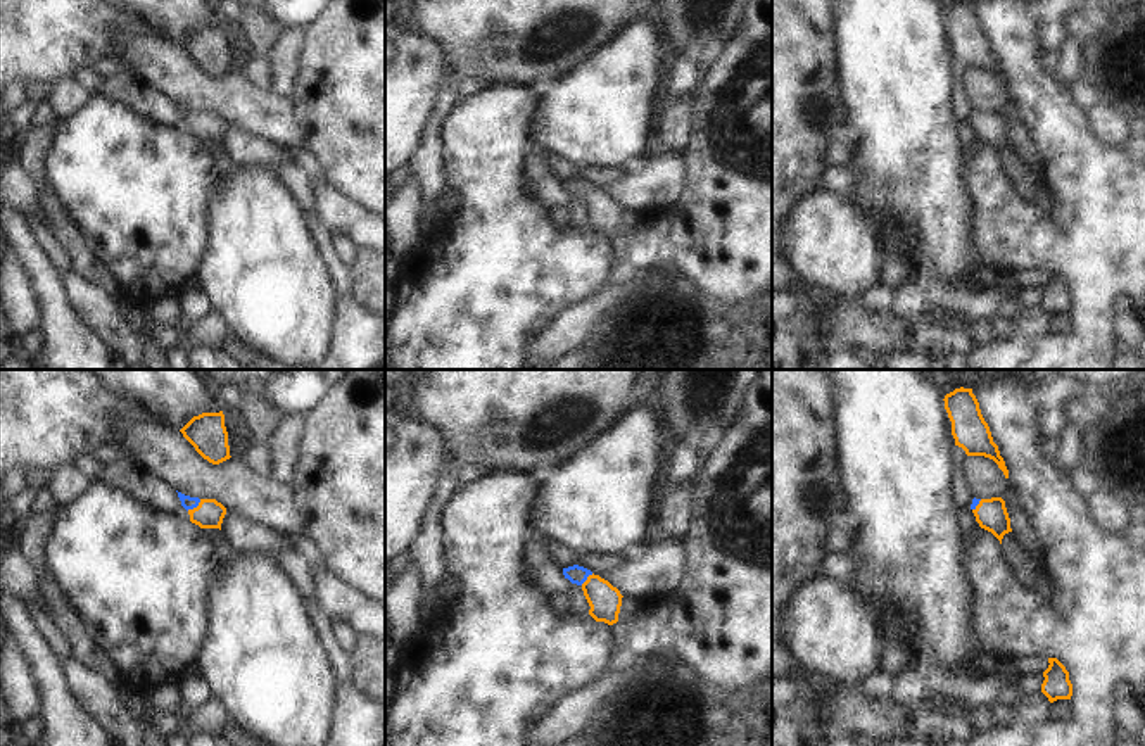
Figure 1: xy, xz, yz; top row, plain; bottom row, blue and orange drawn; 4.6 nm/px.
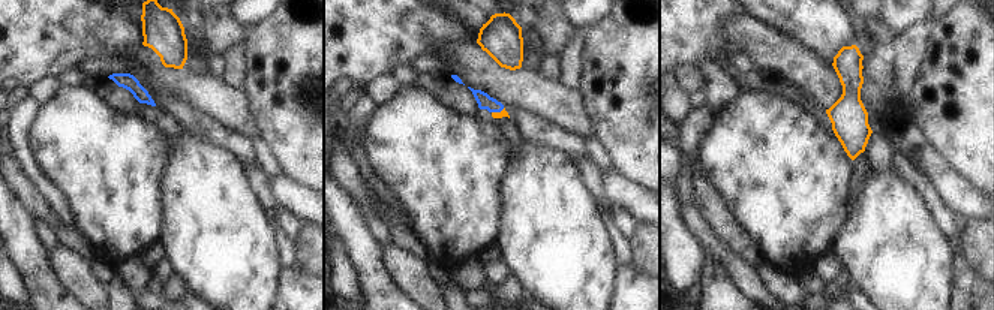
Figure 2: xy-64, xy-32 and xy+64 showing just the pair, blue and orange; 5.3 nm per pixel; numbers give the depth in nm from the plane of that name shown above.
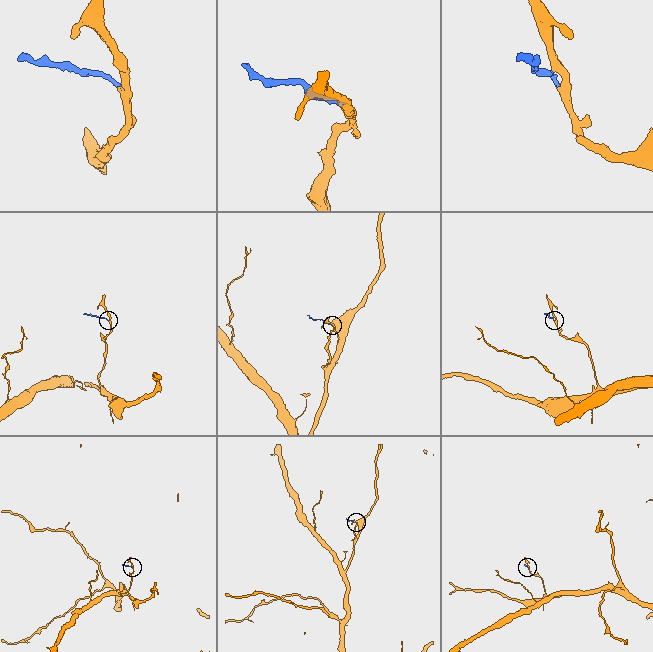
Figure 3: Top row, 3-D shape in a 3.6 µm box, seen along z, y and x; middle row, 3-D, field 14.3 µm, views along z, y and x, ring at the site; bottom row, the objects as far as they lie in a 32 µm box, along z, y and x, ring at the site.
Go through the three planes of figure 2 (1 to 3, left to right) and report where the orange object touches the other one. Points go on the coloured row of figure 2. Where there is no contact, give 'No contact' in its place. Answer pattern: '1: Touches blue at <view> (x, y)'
1: No contact
2: Touches blue at xy-32 (498, 111)
3: No contact

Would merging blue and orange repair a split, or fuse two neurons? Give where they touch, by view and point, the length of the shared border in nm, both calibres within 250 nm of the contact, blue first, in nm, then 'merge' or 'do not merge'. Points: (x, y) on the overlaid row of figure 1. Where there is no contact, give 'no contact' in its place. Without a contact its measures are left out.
meets blue in xy at (194, 506); contact 90 nm long; 60 nm thick on the blue side, 140 nm on the other; merge

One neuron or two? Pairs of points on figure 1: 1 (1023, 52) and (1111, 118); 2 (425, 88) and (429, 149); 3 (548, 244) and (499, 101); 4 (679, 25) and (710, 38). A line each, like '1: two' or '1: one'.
1: two
2: two
3: one
4: one

